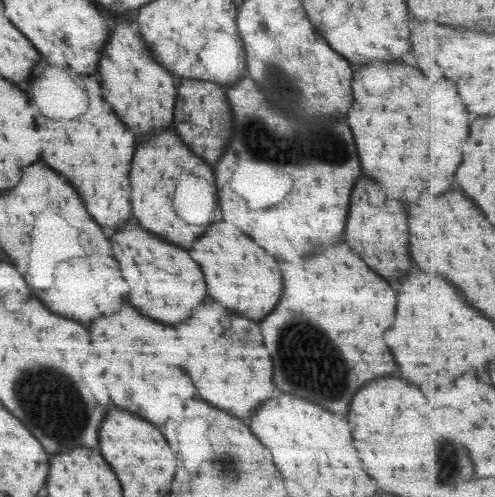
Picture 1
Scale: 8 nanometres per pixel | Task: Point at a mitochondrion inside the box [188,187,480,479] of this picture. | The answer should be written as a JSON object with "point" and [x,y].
{"point":[307,356]}

